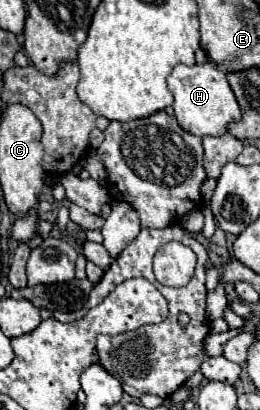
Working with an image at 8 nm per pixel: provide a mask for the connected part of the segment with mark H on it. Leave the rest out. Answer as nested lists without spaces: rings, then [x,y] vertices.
[[[195,64],[195,66],[175,66],[167,78],[169,90],[175,96],[173,108],[179,120],[179,126],[195,136],[219,136],[227,130],[229,122],[241,120],[241,108],[235,100],[235,94],[227,82],[225,72],[221,72],[215,64]]]

